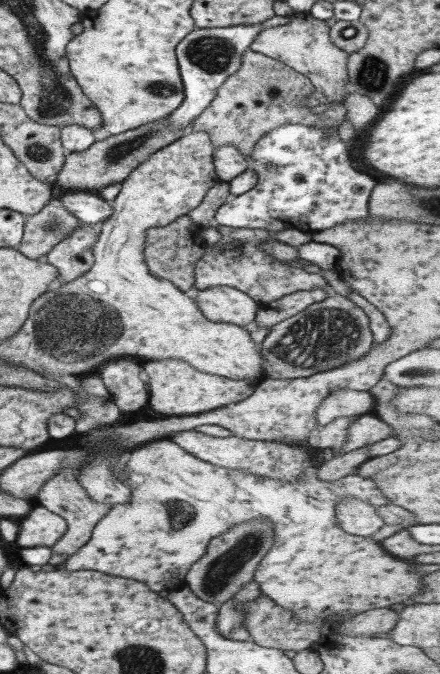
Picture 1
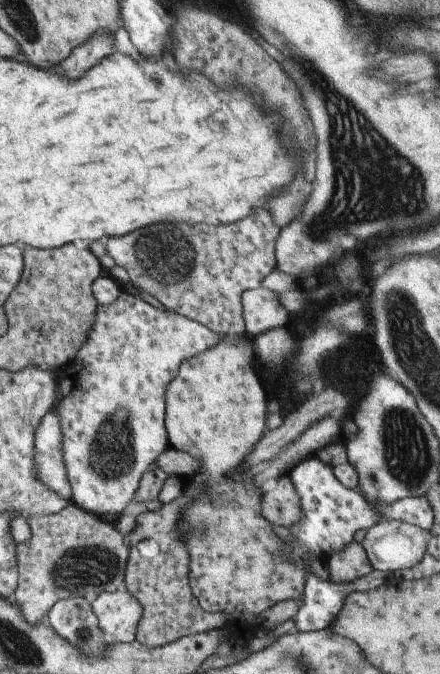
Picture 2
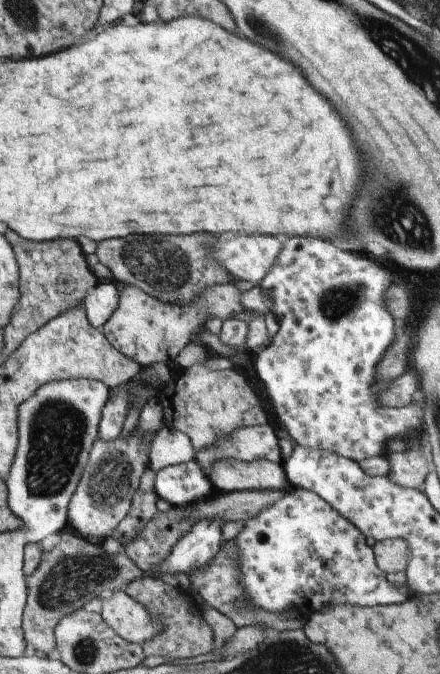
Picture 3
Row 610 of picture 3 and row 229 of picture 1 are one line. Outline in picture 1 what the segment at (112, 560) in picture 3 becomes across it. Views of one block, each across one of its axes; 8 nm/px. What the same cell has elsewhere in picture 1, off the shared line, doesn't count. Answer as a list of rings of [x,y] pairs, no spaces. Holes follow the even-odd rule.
[[[53,202],[44,206],[40,212],[25,217],[23,237],[17,249],[32,260],[45,258],[53,246],[75,231],[80,224],[79,218],[61,204]]]

